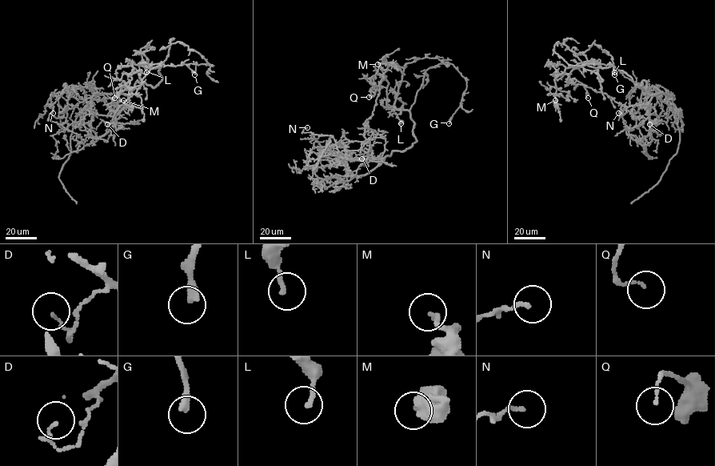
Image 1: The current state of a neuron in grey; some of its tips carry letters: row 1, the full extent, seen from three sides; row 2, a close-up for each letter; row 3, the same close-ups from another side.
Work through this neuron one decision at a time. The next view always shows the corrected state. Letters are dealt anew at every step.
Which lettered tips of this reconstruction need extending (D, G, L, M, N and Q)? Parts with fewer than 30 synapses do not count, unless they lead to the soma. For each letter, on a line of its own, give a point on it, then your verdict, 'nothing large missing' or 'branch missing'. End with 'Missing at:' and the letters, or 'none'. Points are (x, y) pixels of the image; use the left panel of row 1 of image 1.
D: at (107, 124); nothing large missing
G: at (194, 74); nothing large missing
L: at (146, 72); nothing large missing
M: at (123, 100); nothing large missing
N: at (53, 113); nothing large missing
Q: at (114, 98); nothing large missing
Missing at: none

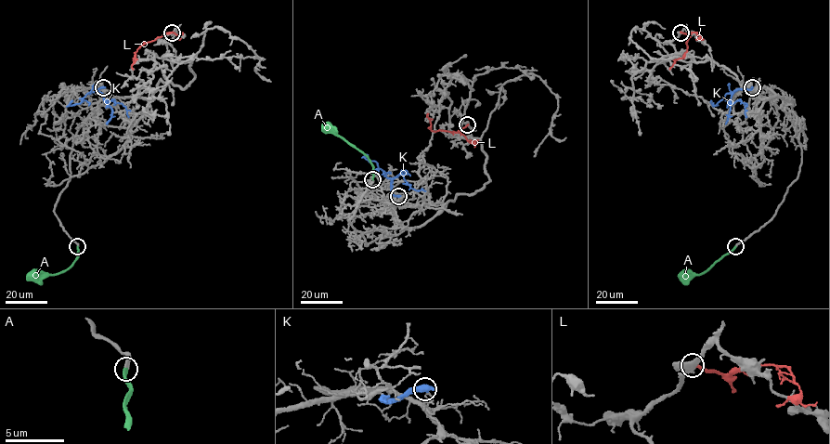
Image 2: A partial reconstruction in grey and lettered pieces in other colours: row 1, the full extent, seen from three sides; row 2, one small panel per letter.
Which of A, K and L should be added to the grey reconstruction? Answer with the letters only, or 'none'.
A

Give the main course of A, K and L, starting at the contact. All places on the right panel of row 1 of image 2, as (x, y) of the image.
A: (735, 246), (701, 274), (680, 277)
K: (753, 87), (737, 89), (731, 97), (730, 102), (741, 100), (746, 103), (746, 117)
L: (680, 32), (688, 36), (687, 49), (669, 69)

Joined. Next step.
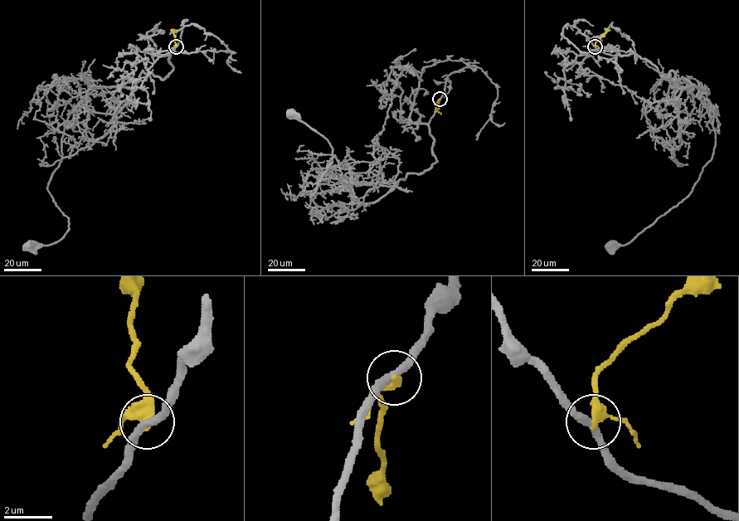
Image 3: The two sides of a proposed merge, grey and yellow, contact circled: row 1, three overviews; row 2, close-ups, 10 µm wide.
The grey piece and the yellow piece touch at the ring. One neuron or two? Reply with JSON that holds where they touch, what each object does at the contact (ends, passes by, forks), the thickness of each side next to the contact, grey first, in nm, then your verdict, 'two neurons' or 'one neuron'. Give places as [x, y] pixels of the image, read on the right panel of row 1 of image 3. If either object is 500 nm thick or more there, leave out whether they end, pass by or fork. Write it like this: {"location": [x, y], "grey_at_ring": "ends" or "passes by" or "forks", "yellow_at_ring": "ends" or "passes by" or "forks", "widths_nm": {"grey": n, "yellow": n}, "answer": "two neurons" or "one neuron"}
{"location": [595, 46], "grey_at_ring": "passes by", "yellow_at_ring": "passes by", "widths_nm": {"grey": 300, "yellow": 440}, "answer": "two neurons"}

